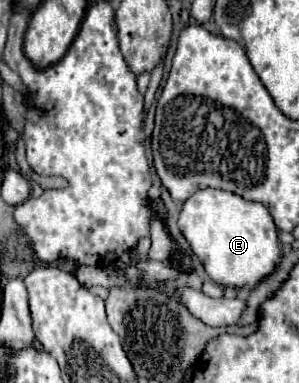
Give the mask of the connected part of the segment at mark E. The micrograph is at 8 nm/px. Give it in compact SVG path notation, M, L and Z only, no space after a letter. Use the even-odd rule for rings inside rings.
M200 189L192 197L184 201L184 207L178 217L178 227L184 233L186 241L190 243L192 251L202 261L206 273L214 283L220 285L232 285L238 289L252 289L262 277L270 275L276 267L276 261L280 257L280 243L276 235L276 225L268 213L268 209L262 203L248 201L236 193L222 191L222 189Z

